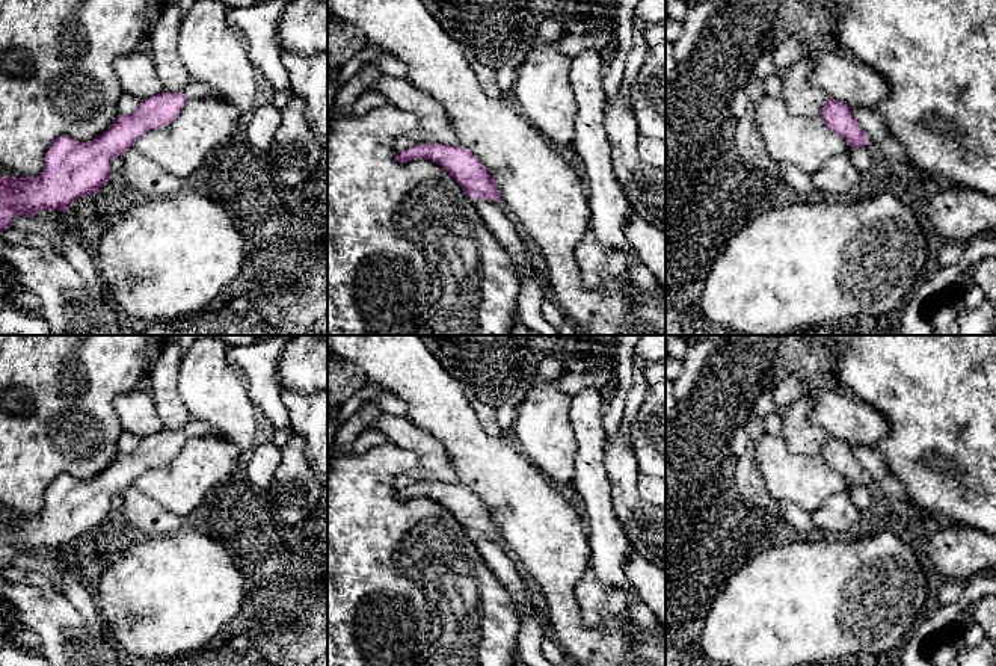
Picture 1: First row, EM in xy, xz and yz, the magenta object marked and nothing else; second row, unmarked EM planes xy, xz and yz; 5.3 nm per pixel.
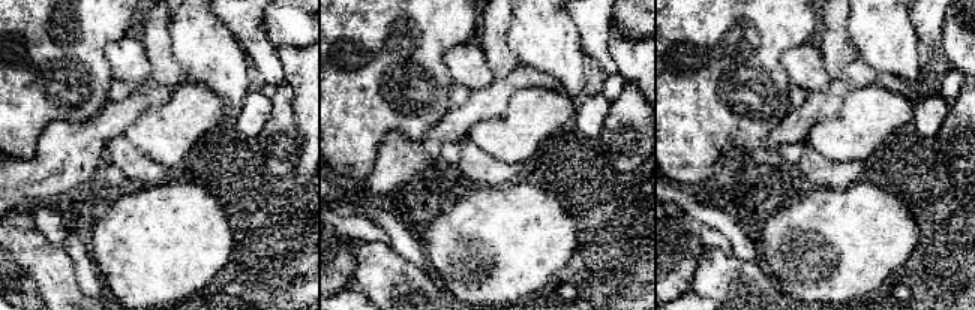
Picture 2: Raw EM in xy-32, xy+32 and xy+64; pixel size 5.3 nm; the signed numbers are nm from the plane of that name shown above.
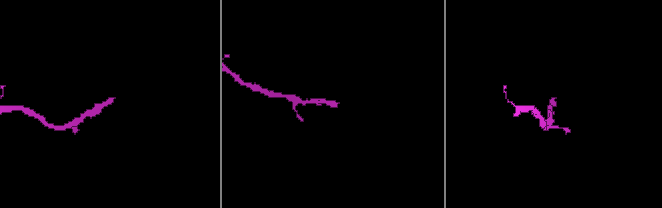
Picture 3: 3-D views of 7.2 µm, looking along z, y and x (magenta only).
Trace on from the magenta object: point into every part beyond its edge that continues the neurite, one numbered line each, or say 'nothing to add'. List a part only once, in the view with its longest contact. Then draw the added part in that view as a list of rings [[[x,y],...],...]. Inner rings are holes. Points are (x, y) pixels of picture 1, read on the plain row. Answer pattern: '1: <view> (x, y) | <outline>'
1: xy (195, 428) | [[[190,418],[189,423],[186,424],[186,427],[183,429],[183,433],[186,435],[186,438],[192,438],[192,436],[213,436],[214,430],[205,421],[198,420],[198,418]]]

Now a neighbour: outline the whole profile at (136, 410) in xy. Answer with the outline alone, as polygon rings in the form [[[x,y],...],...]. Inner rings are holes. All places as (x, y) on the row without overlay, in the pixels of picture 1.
[[[146,385],[118,394],[113,408],[119,417],[121,429],[139,438],[163,430],[163,423]]]

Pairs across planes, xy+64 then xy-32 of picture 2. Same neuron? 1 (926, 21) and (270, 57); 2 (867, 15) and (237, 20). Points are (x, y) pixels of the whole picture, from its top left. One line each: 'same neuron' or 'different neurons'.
1: same neuron
2: different neurons

